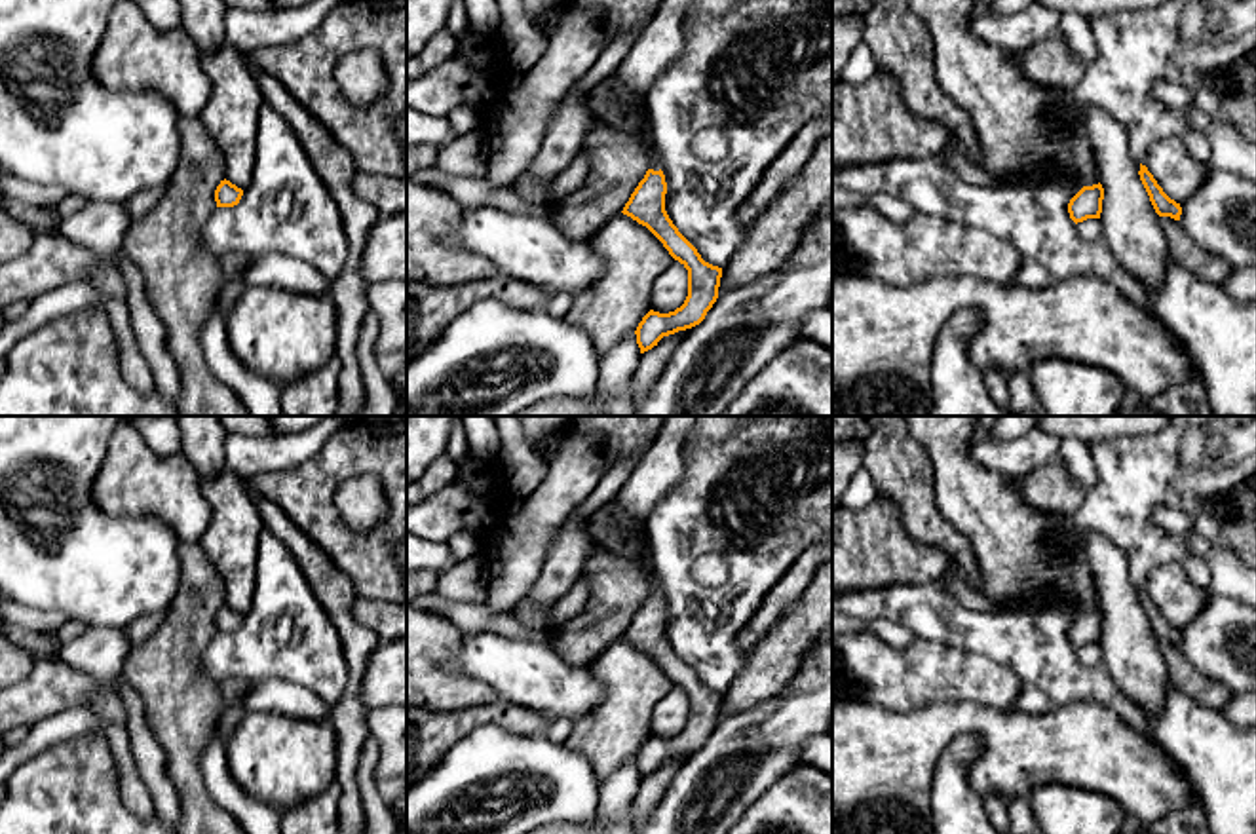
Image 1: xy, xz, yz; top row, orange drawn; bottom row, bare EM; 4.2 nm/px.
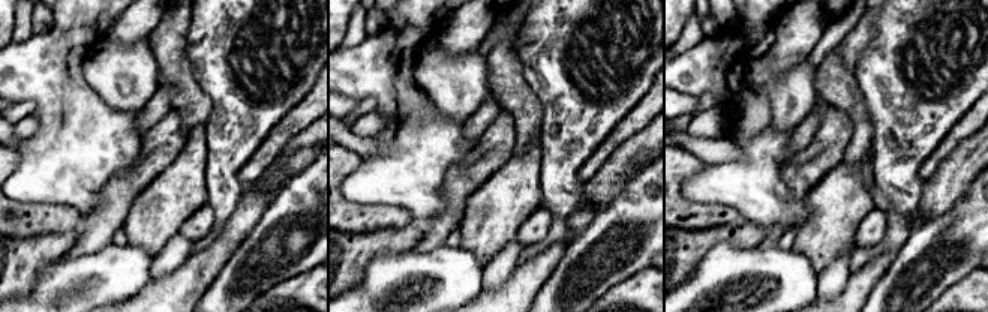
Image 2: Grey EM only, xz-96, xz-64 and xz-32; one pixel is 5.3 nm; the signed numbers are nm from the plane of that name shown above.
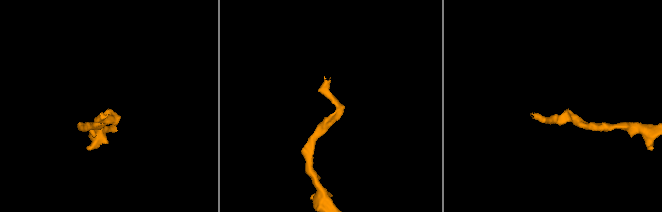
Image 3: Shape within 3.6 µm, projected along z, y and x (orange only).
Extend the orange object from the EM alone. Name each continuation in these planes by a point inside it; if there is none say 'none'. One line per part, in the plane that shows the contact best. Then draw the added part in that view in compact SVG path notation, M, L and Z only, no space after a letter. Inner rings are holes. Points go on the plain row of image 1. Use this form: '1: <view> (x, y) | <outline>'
1: xz (614, 529) | M612 500L593 513L591 536L602 549L635 560L650 578L650 595L661 595L656 585L654 553L646 519L631 515L618 500Z

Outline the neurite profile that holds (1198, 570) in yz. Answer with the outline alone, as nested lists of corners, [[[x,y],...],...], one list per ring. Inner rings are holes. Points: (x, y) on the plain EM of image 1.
[[[1188,555],[1188,557],[1180,559],[1178,562],[1193,585],[1197,585],[1201,589],[1210,587],[1210,568],[1205,560],[1197,559],[1193,555]]]

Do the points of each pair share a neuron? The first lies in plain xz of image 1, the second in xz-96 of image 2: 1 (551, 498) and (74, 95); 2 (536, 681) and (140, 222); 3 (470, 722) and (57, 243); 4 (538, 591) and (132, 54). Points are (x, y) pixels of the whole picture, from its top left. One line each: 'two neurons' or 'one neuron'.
1: two neurons
2: two neurons
3: one neuron
4: one neuron

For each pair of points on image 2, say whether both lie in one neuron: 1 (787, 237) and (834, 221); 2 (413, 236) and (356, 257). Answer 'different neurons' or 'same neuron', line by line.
1: different neurons
2: same neuron

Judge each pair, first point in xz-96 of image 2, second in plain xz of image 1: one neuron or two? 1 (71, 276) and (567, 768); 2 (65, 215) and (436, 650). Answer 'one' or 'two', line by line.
1: one
2: one

